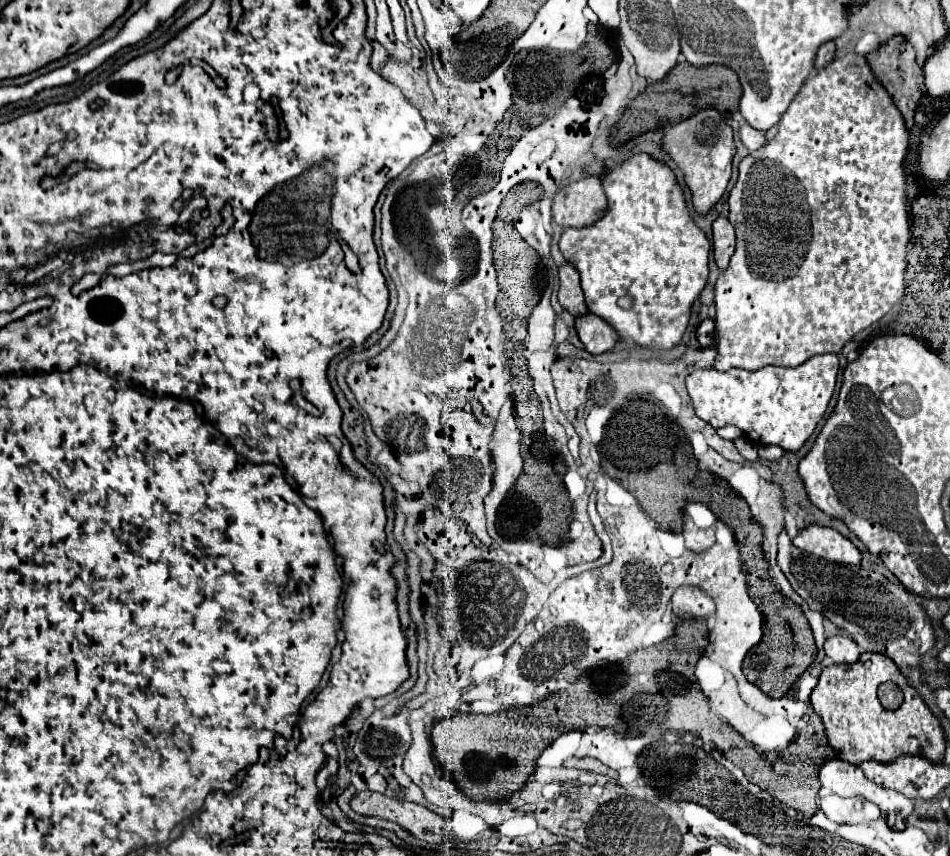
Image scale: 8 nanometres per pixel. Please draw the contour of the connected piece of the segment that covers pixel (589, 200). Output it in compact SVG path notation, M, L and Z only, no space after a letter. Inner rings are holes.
M582 177L562 187L552 201L552 217L560 227L586 227L606 211L606 195L598 177Z

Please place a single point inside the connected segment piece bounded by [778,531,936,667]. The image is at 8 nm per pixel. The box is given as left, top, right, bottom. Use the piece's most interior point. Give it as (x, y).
(880, 616)

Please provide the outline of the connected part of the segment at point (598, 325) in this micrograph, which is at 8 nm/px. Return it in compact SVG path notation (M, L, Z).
M592 313L584 315L584 319L576 319L576 331L584 343L584 349L592 355L606 353L620 341L618 333L608 323L604 323L604 319Z

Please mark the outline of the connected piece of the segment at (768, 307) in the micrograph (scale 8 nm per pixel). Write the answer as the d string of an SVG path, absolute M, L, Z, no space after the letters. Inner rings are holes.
M848 53L848 55L844 55L844 57L840 57L840 59L836 59L836 61L832 61L826 69L818 71L814 77L810 77L810 79L802 85L800 93L796 95L796 99L790 103L788 111L786 111L786 113L782 115L782 119L780 119L778 135L776 135L772 141L768 141L764 147L760 147L758 151L750 153L748 157L744 157L744 159L740 161L740 177L738 177L738 181L736 181L736 185L734 185L734 189L730 191L730 197L728 197L728 205L730 205L730 215L728 215L728 219L730 219L730 223L732 223L734 229L736 229L736 251L734 251L734 255L732 255L732 259L730 259L728 269L718 277L716 287L714 287L716 331L718 331L718 345L716 345L718 355L716 355L716 361L714 361L714 369L718 369L718 371L728 371L728 369L732 369L732 367L742 367L742 369L756 371L756 369L762 369L764 365L798 367L798 365L802 365L806 359L810 359L812 355L840 353L840 349L844 347L844 343L848 343L856 333L860 333L862 329L870 327L870 325L876 323L880 317L884 317L884 315L892 309L892 305L894 305L896 301L902 299L902 295L904 295L904 269L906 269L906 245L908 245L908 241L910 241L910 219L908 219L908 205L906 205L906 173L904 173L904 159L906 159L906 155L908 155L908 145L910 145L910 135L908 135L908 131L906 131L904 119L902 119L902 115L900 115L900 111L898 111L892 97L890 97L885 88L874 79L874 75L872 75L872 71L870 71L870 67L868 67L868 63L866 63L864 57L854 55L854 53ZM798 181L802 183L802 189L804 189L802 199L800 199L800 193L798 193ZM782 267L784 267L784 271L794 267L794 271L790 271L792 275L782 273Z

